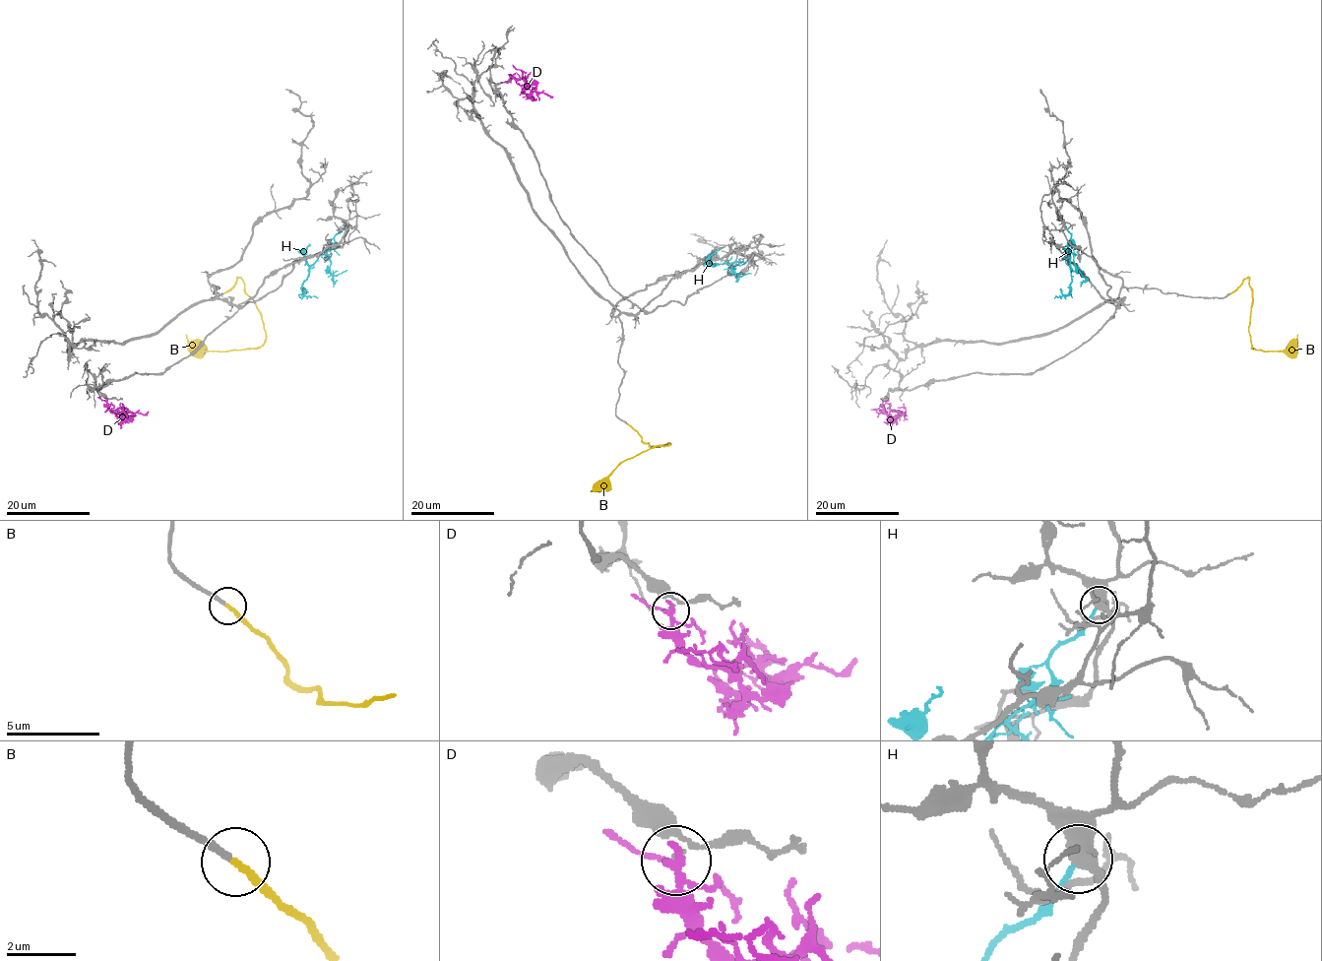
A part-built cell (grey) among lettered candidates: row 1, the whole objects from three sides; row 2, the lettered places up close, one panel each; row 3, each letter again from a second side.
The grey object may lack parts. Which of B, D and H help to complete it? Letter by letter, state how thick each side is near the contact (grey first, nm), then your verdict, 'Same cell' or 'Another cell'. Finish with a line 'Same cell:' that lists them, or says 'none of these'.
B: Thickness 240 nm (grey) against 240 nm. Same cell
D: Thickness 90 nm (grey) against 190 nm. Another cell
H: Thickness 380 nm (grey) against 150 nm. Another cell
Same cell: B

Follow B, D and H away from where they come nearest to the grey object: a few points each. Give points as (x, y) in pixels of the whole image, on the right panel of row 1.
B: (1230, 293), (1249, 279), (1252, 299), (1248, 329), (1252, 348), (1283, 351), (1296, 341), (1297, 334)
D: (883, 400), (889, 419), (905, 411), (898, 408)
H: (1064, 224), (1072, 239), (1068, 246), (1072, 282), (1068, 293), (1054, 297)

